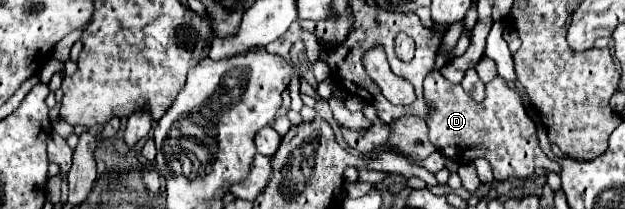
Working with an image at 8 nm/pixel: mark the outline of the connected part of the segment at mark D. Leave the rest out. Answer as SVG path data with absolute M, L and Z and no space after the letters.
M431 71L425 77L425 99L433 105L433 113L427 119L429 139L443 157L461 165L483 157L491 163L495 179L529 177L537 167L551 171L553 161L539 145L535 123L527 115L519 93L503 77L497 75L489 81L485 101L475 103L461 85L453 85L439 71Z

